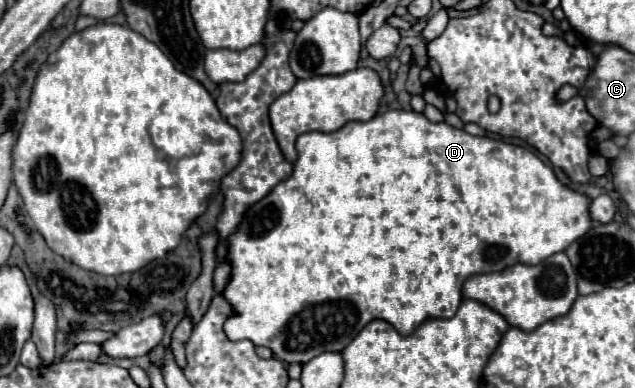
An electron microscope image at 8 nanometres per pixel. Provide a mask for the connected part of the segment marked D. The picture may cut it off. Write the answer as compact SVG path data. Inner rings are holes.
M389 110L383 114L377 114L375 118L371 118L371 120L367 120L367 122L347 122L343 128L339 128L339 130L335 130L335 132L327 132L327 134L325 134L325 132L307 132L307 134L301 134L301 136L297 138L297 154L299 154L299 158L297 158L297 162L293 164L293 174L291 174L287 180L279 182L261 202L257 202L255 206L251 206L251 208L247 210L243 222L239 224L237 232L229 236L229 254L227 254L227 258L229 258L231 266L233 266L233 274L231 274L231 280L229 280L229 284L227 284L225 292L223 292L225 298L227 298L227 302L229 302L229 304L233 306L233 310L235 310L235 316L227 318L227 322L225 322L225 334L227 334L227 338L229 338L229 340L245 340L245 338L247 338L247 340L251 340L255 346L267 346L267 348L273 350L275 358L279 358L279 360L283 360L283 362L289 362L289 364L293 364L293 362L305 364L305 362L309 362L311 358L315 358L315 356L319 356L319 354L323 354L323 352L341 352L341 350L359 334L359 330L363 330L363 326L365 326L367 322L377 320L377 318L379 318L379 320L385 320L385 322L389 322L389 324L393 324L395 330L397 330L399 334L403 334L403 336L413 334L415 328L417 328L421 322L425 322L427 318L451 318L451 316L457 312L457 308L459 308L459 302L461 302L461 286L463 286L463 282L465 282L469 276L473 276L473 274L483 274L483 272L485 272L485 274L501 272L501 270L505 270L505 268L509 268L509 266L513 266L513 264L527 264L527 266L539 264L539 262L543 262L545 258L549 258L551 254L563 252L571 242L575 242L577 238L581 238L581 236L591 228L591 224L593 224L591 214L589 214L589 202L591 202L591 200L589 200L585 194L575 192L575 190L567 188L565 184L561 184L561 182L557 180L553 168L547 166L541 158L537 158L531 150L527 150L527 148L523 148L523 146L517 146L517 144L503 142L503 140L493 140L493 138L489 138L489 136L471 136L471 134L467 134L465 130L459 130L459 128L449 126L447 122L437 122L437 124L435 124L435 122L429 122L429 120L423 116L423 113L413 112L413 110Z

